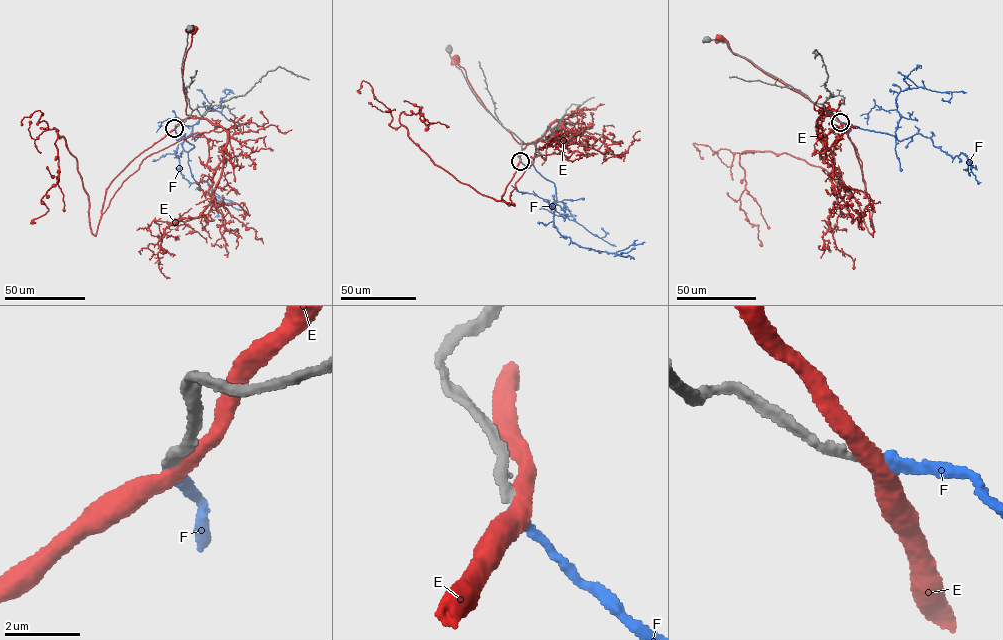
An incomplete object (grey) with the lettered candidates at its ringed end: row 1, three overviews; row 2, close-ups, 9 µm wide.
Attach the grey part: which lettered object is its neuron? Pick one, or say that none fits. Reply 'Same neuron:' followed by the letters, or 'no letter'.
Same neuron: F

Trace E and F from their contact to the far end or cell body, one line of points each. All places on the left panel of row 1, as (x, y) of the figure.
E: (174, 128), (182, 120), (195, 117), (186, 113), (182, 79), (186, 52), (191, 43), (191, 30)
F: (174, 129), (176, 139), (184, 134), (194, 147), (178, 157), (176, 151), (184, 178), (206, 181), (241, 210)

